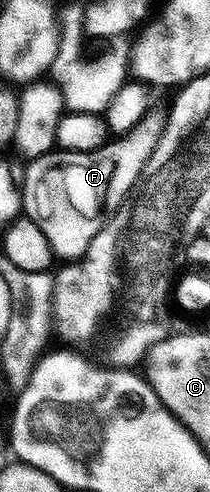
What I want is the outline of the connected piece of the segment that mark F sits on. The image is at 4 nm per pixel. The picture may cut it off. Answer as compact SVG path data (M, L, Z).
M152 107L145 117L134 123L130 132L119 134L96 149L85 153L60 149L33 157L25 164L28 166L22 169L20 182L23 216L42 227L42 235L46 235L57 258L79 259L84 256L86 247L90 247L90 239L94 239L104 226L106 214L124 202L138 175L142 175L142 167L146 167L154 147L158 147L165 120L165 110Z

